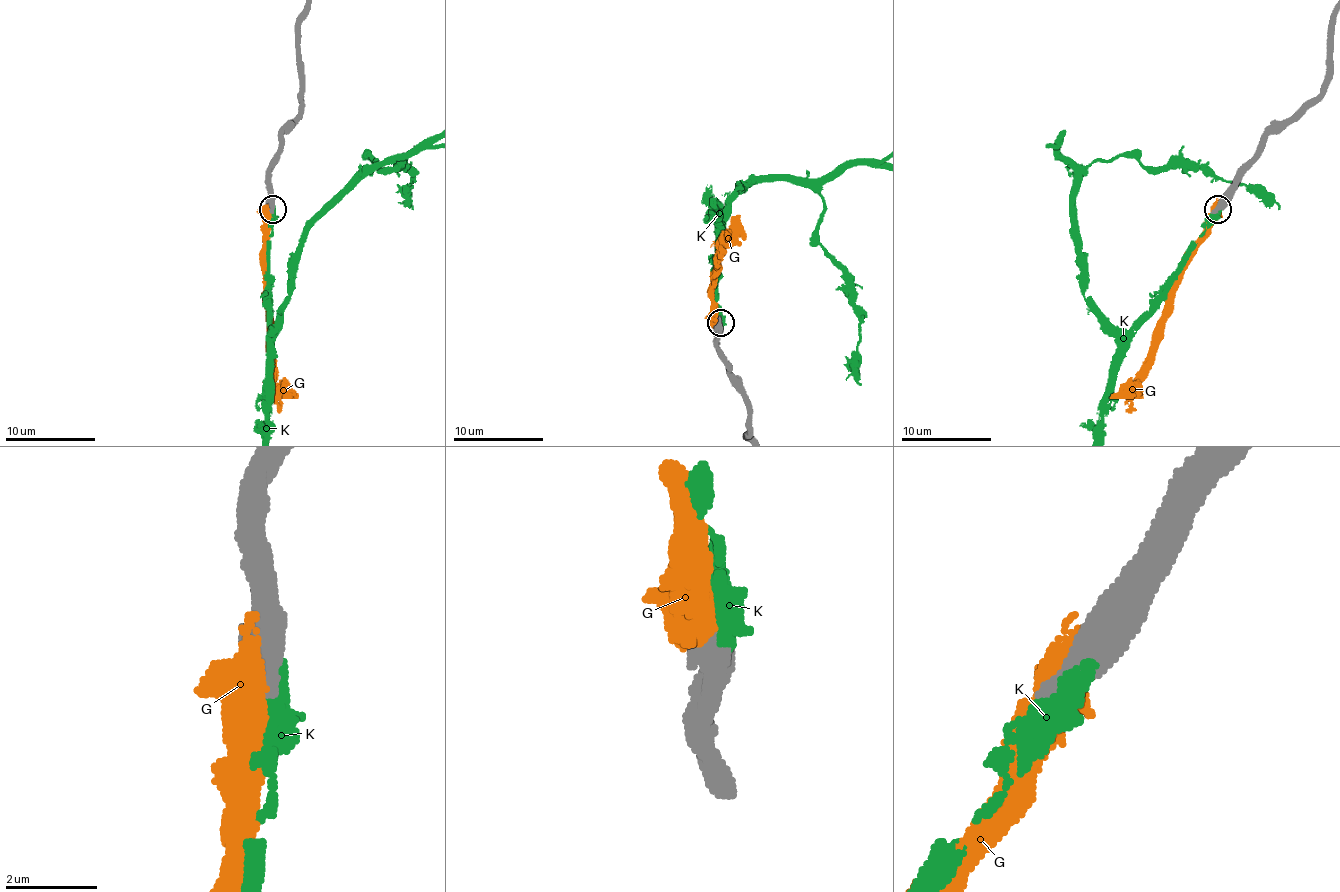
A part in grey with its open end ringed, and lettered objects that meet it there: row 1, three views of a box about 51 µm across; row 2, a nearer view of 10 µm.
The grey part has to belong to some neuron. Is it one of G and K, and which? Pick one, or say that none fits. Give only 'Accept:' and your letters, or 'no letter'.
Accept: K

